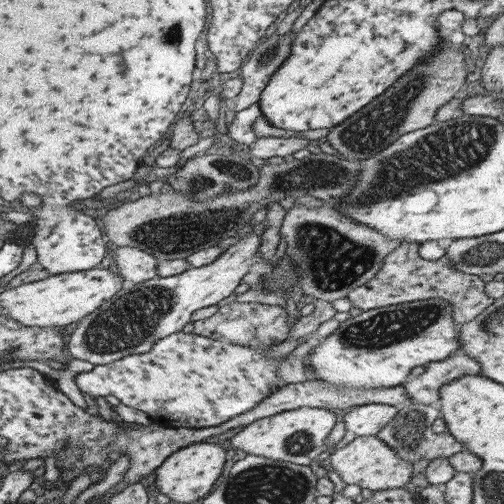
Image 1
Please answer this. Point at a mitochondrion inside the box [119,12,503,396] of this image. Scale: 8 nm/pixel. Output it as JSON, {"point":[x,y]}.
{"point":[455,149]}

